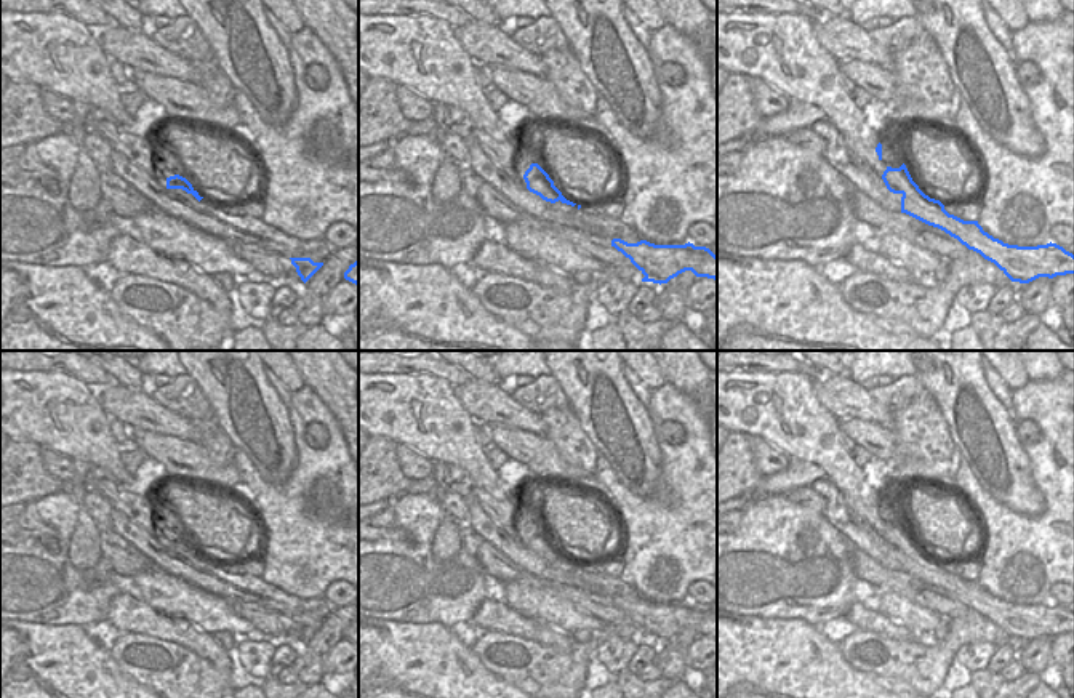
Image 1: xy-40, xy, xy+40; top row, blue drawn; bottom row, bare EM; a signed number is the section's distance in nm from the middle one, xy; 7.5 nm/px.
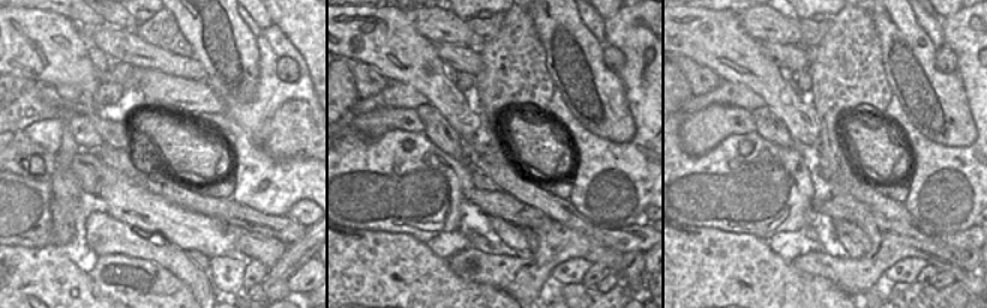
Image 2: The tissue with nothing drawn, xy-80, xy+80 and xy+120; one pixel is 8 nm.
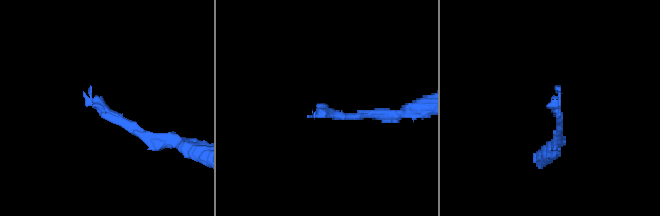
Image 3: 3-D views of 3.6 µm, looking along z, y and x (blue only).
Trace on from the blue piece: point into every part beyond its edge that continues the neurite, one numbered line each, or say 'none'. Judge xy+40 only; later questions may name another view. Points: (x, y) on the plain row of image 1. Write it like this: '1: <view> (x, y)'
1: xy+40 (865, 509)

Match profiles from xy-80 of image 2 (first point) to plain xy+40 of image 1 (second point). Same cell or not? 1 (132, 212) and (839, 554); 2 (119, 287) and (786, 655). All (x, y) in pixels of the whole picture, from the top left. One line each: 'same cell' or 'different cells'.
1: different cells
2: different cells

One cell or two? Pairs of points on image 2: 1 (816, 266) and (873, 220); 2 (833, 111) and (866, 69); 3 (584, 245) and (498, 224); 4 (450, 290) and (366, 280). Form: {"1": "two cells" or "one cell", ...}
{"1": "one cell", "2": "one cell", "3": "two cells", "4": "one cell"}

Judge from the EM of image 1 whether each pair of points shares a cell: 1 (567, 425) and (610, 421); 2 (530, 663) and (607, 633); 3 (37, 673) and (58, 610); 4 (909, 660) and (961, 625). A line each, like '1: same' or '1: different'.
1: different
2: same
3: different
4: same

